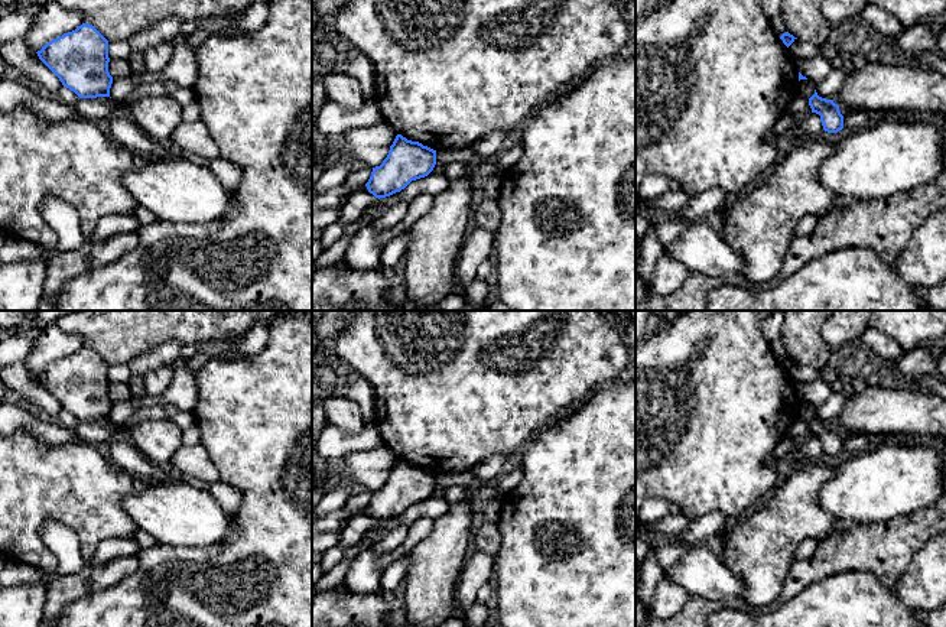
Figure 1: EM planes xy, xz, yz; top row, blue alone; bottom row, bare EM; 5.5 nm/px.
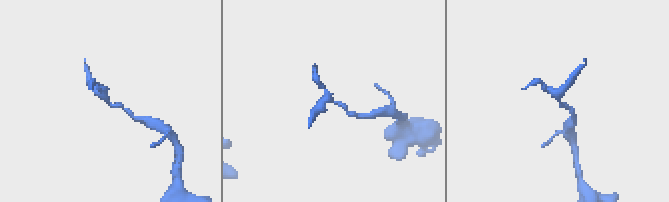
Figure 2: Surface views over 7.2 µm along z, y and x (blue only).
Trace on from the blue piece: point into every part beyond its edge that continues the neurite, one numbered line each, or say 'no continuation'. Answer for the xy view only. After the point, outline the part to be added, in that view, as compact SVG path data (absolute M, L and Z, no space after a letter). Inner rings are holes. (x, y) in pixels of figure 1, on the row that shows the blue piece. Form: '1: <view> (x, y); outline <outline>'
no continuation

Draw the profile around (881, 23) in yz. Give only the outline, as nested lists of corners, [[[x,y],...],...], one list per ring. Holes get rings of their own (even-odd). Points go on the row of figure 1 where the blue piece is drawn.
[[[871,1],[865,4],[861,17],[868,23],[871,33],[877,39],[881,38],[894,42],[906,29],[895,16]]]

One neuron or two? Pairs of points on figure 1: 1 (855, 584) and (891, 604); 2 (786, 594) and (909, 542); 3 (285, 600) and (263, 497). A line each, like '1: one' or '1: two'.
1: one
2: one
3: one

